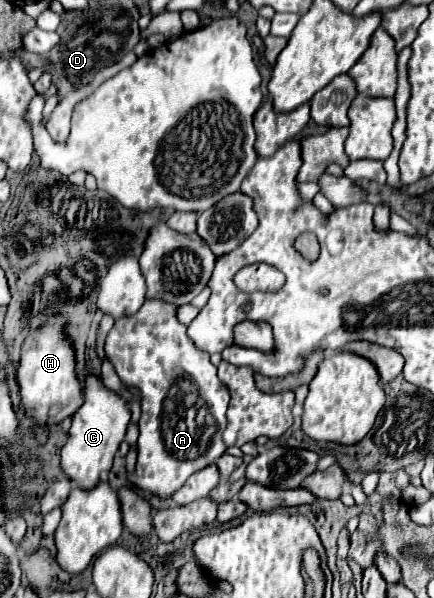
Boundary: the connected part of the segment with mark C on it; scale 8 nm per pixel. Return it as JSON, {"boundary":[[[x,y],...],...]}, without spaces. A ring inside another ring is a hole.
{"boundary":[[[88,374],[84,380],[84,404],[72,416],[72,426],[68,432],[68,442],[60,454],[60,466],[64,474],[80,488],[94,488],[110,468],[120,442],[124,440],[130,422],[130,404],[118,396],[114,390],[106,388],[100,376]]]}

